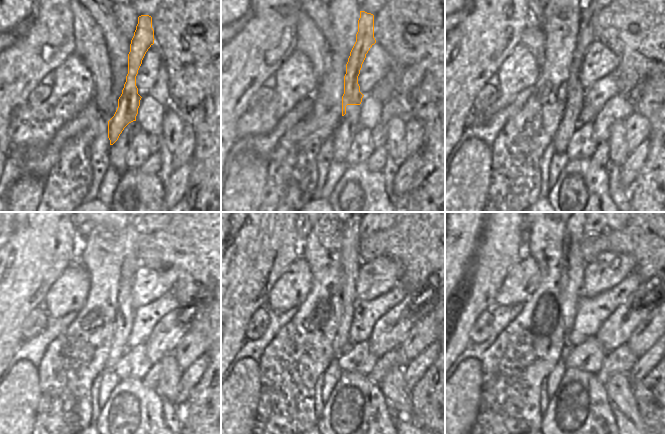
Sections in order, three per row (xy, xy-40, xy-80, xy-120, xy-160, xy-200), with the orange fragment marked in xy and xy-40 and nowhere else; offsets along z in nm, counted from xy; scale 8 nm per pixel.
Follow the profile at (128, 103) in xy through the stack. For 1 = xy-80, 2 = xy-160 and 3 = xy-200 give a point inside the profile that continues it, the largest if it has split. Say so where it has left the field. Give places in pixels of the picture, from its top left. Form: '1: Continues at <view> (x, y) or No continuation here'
1: Continues at xy-80 (585, 37)
2: Continues at xy-160 (363, 232)
3: Continues at xy-200 (586, 232).

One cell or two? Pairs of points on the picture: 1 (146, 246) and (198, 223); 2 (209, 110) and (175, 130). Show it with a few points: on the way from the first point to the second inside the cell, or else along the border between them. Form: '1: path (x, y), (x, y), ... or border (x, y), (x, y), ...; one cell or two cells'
1: path (159, 246), (175, 246), (185, 236); one cell
2: border (169, 105), (184, 122); two cells

